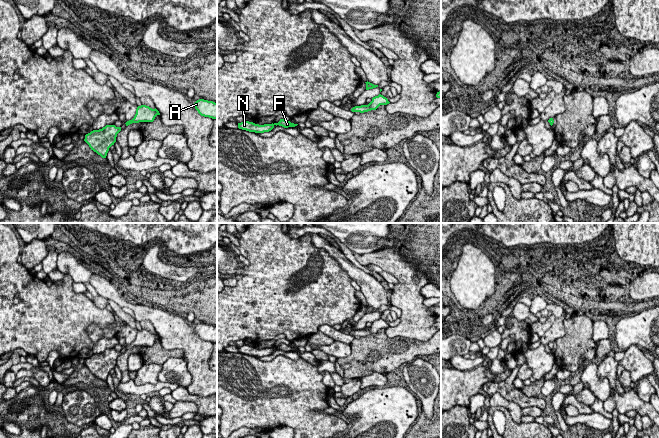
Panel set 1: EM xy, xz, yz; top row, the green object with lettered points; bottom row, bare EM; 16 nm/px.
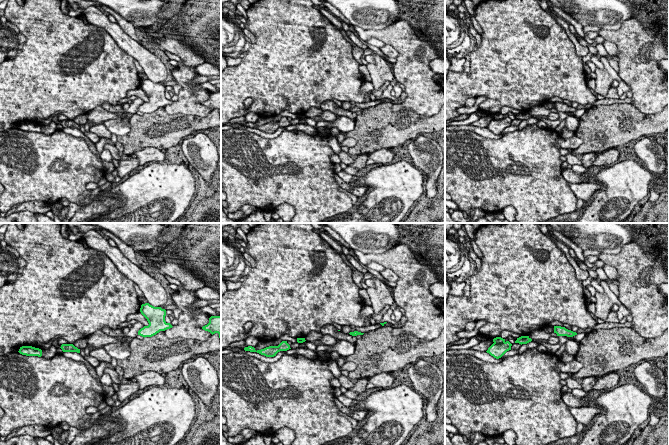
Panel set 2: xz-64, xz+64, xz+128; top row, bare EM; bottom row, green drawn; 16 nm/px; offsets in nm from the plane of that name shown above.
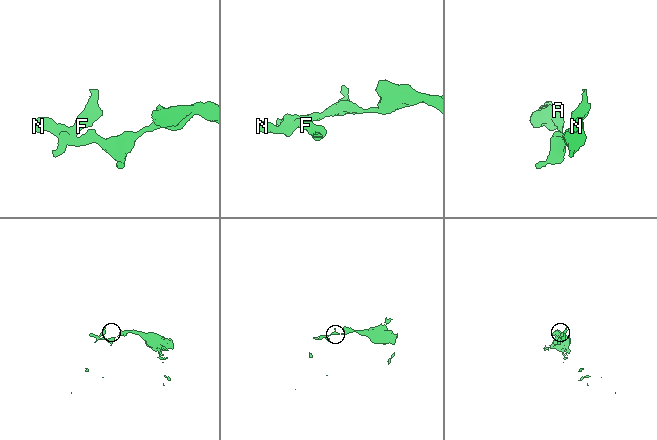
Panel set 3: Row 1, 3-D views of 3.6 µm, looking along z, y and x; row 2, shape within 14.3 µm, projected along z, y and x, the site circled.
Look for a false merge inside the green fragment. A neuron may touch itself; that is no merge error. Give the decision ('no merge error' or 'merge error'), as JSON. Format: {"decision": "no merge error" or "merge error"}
{"decision": "merge error"}

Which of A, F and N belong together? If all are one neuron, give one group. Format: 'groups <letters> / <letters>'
groups A / F N

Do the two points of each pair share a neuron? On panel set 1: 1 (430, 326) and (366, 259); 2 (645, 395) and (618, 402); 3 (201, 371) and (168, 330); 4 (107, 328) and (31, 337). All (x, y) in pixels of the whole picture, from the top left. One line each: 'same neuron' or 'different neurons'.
1: same neuron
2: different neurons
3: same neuron
4: same neuron

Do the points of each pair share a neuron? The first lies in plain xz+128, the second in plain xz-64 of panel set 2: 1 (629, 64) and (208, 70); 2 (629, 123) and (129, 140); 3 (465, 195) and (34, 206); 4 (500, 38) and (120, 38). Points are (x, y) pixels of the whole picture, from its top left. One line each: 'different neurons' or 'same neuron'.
1: different neurons
2: same neuron
3: different neurons
4: different neurons

